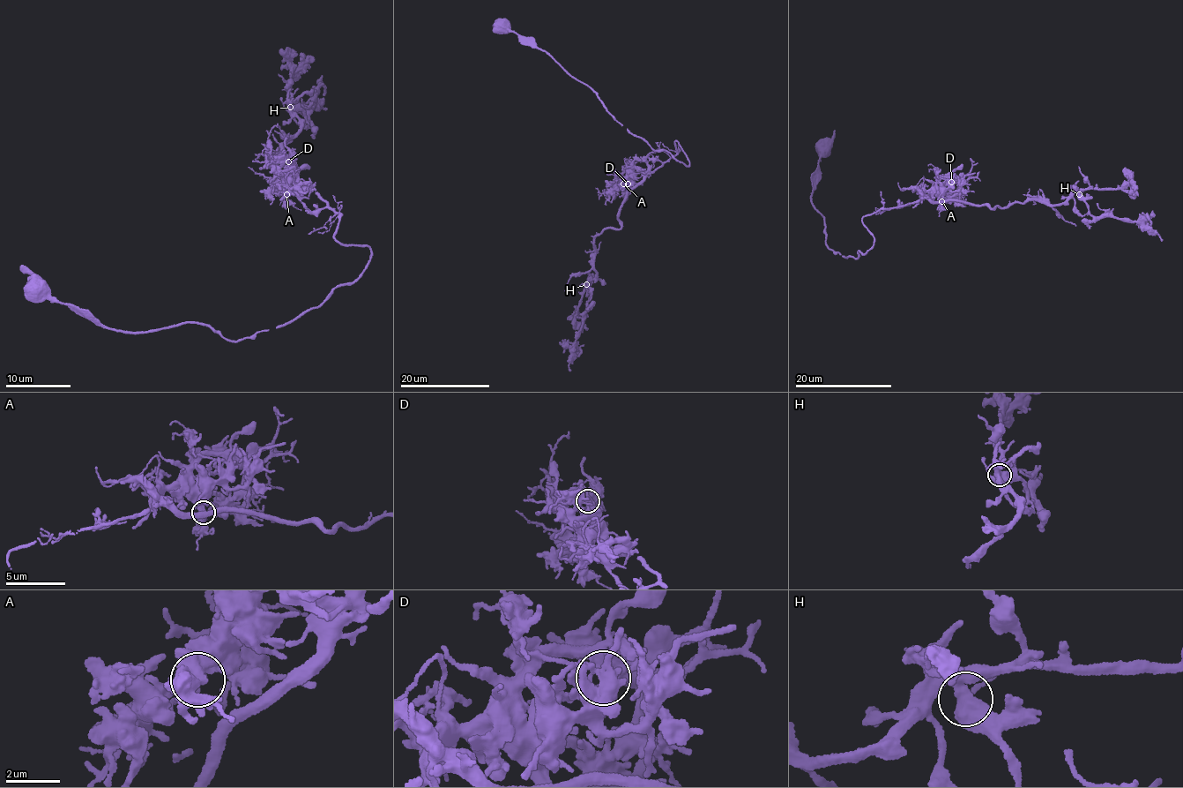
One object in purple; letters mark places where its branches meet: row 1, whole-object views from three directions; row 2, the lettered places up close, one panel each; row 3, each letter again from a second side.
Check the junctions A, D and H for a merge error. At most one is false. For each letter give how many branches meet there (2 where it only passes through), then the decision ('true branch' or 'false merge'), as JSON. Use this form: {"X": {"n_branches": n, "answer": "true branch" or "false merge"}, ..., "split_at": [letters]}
{"A": {"n_branches": 3, "answer": "true branch"}, "D": {"n_branches": 3, "answer": "true branch"}, "H": {"n_branches": 3, "answer": "false merge"}, "split_at": ["H"]}

